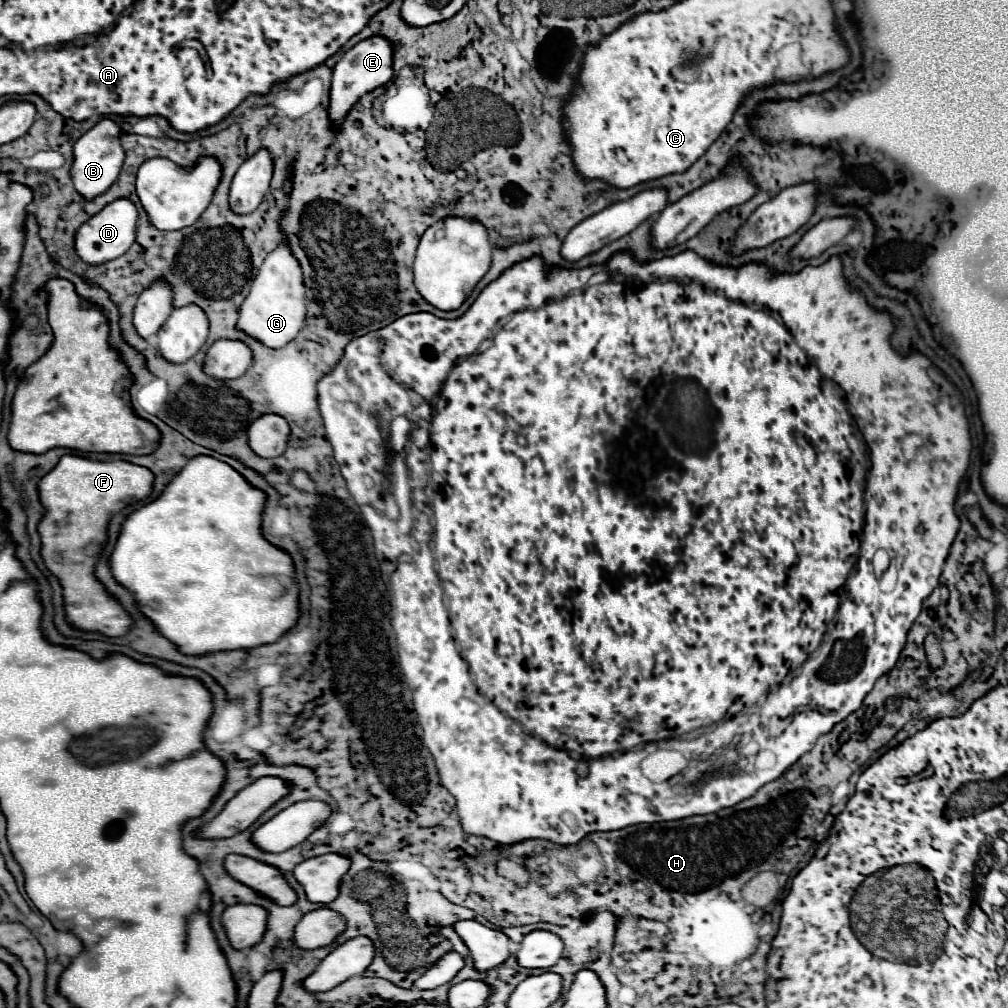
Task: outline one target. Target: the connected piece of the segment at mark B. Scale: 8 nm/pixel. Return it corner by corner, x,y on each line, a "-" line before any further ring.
101,119
95,127
91,127
85,135
77,139
73,145
73,163
71,163
71,179
75,185
75,191
85,199
91,201
99,195
103,195
119,177
125,153
119,143
119,125
111,119

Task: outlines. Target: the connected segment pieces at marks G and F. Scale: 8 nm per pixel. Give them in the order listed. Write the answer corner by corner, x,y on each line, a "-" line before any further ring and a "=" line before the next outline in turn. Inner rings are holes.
287,245
277,247
261,265
247,299
239,307
237,331
263,343
269,349
281,349
297,337
305,325
305,287
301,279
301,267
291,255
=
65,455
39,479
39,501
45,509
37,531
41,537
41,557
45,567
63,587
65,619
75,629
95,631
107,637
123,637
131,629
131,617
95,579
93,569
107,541
107,523
113,513
149,497
153,473
127,461
91,461
77,455

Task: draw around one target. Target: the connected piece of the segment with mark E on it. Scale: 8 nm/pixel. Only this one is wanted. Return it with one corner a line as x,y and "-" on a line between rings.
371,37
349,49
339,63
333,69
333,81
331,81
331,91
329,91
329,121
331,129
337,133
339,125
345,121
347,113
353,109
353,105
373,89
385,85
393,75
393,49
391,43
385,37

